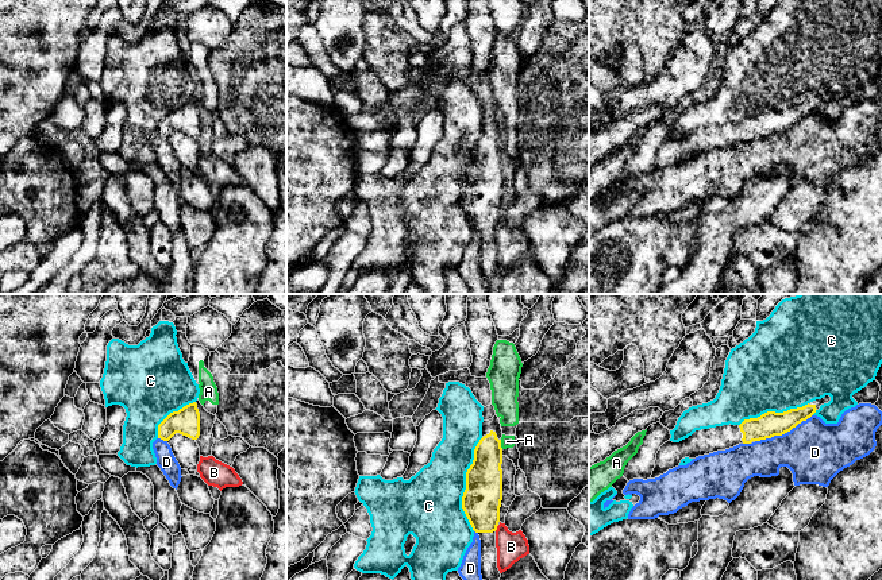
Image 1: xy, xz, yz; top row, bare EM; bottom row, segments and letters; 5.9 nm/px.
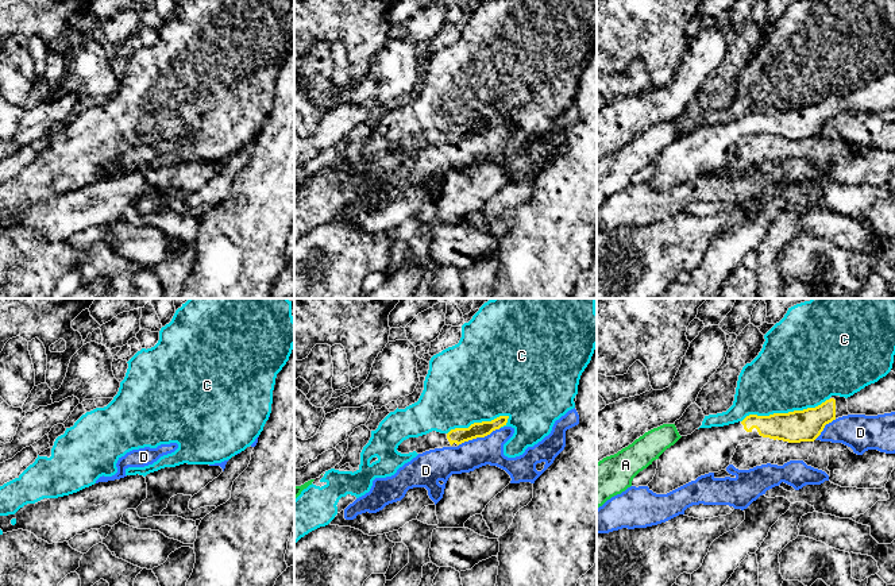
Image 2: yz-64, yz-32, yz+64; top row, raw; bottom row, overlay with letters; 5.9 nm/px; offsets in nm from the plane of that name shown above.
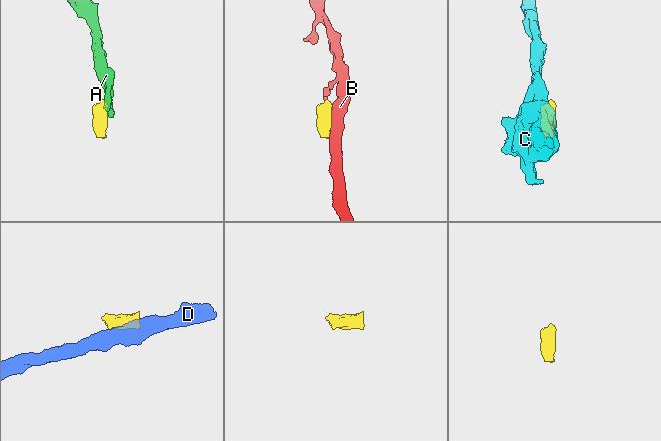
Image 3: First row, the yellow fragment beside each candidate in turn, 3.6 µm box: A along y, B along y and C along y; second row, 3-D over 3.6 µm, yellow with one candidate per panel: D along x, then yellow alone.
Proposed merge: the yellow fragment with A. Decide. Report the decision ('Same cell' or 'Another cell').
Another cell

